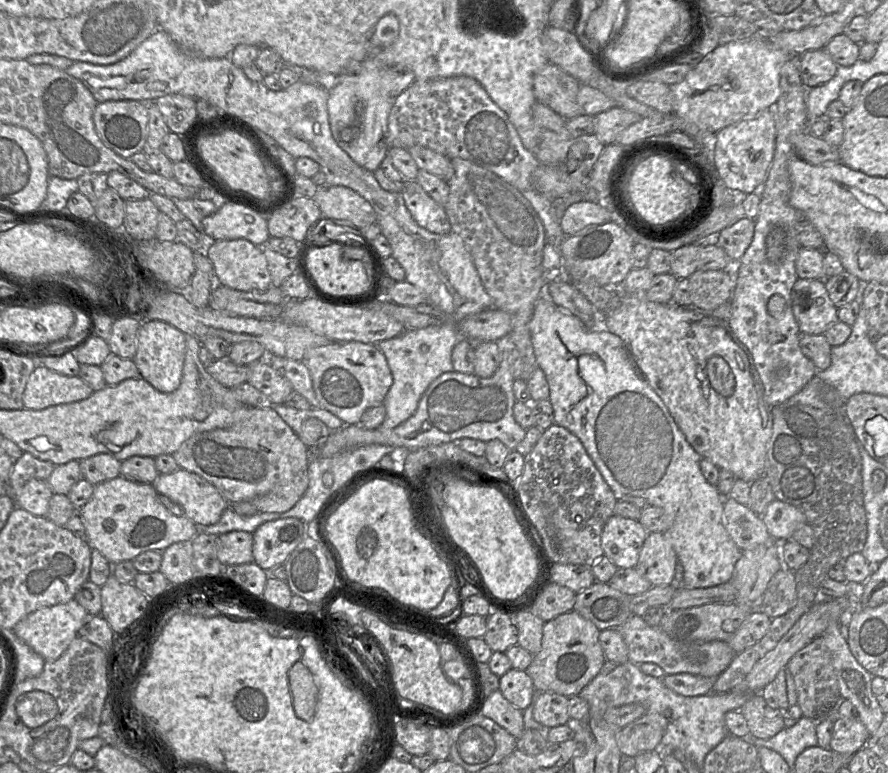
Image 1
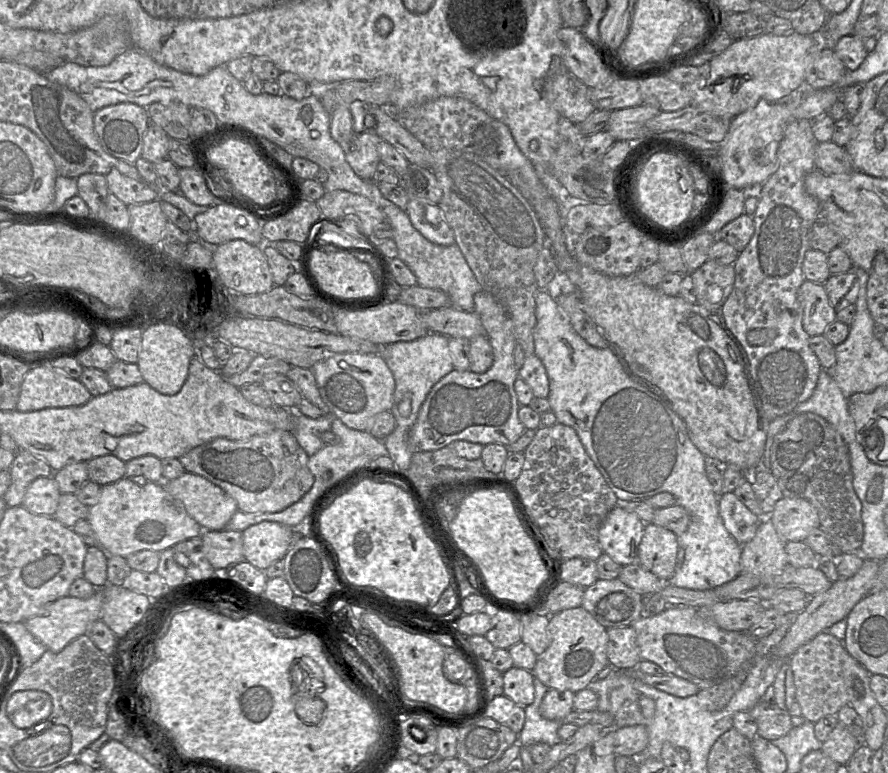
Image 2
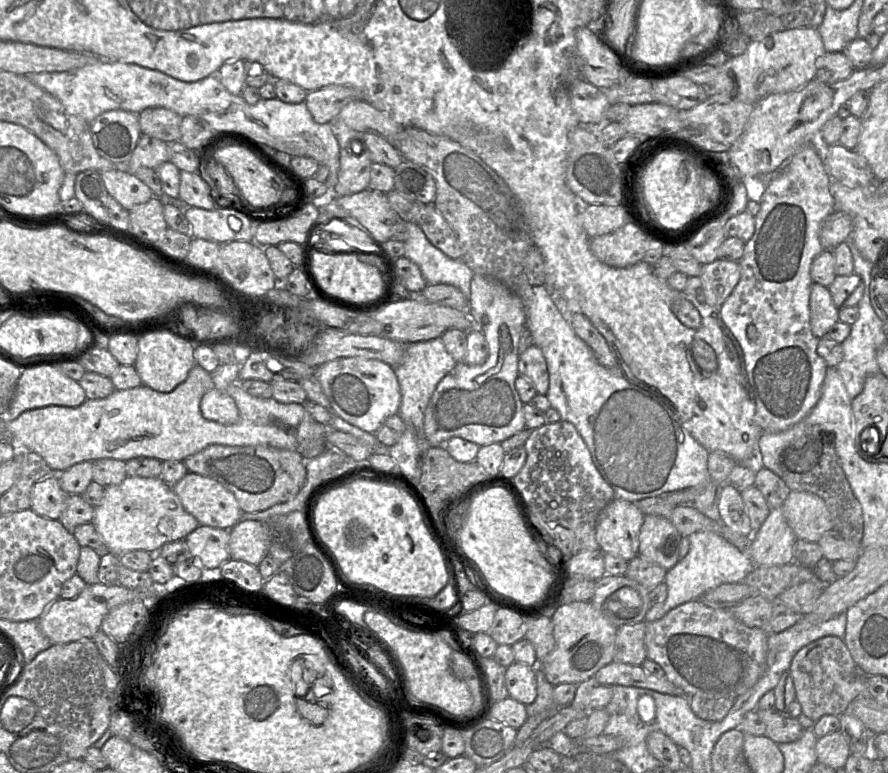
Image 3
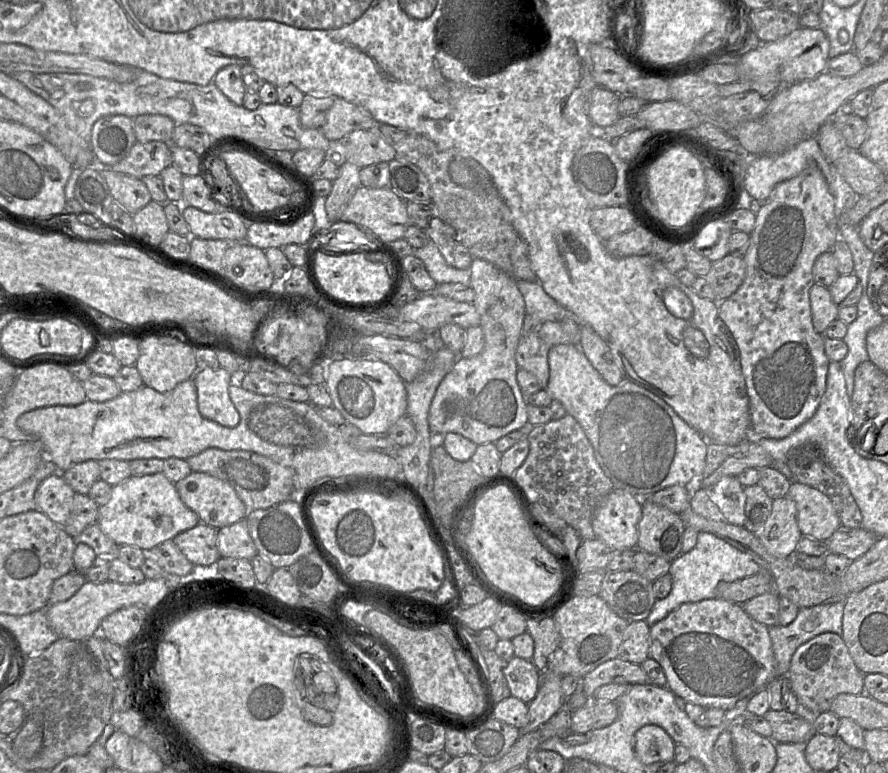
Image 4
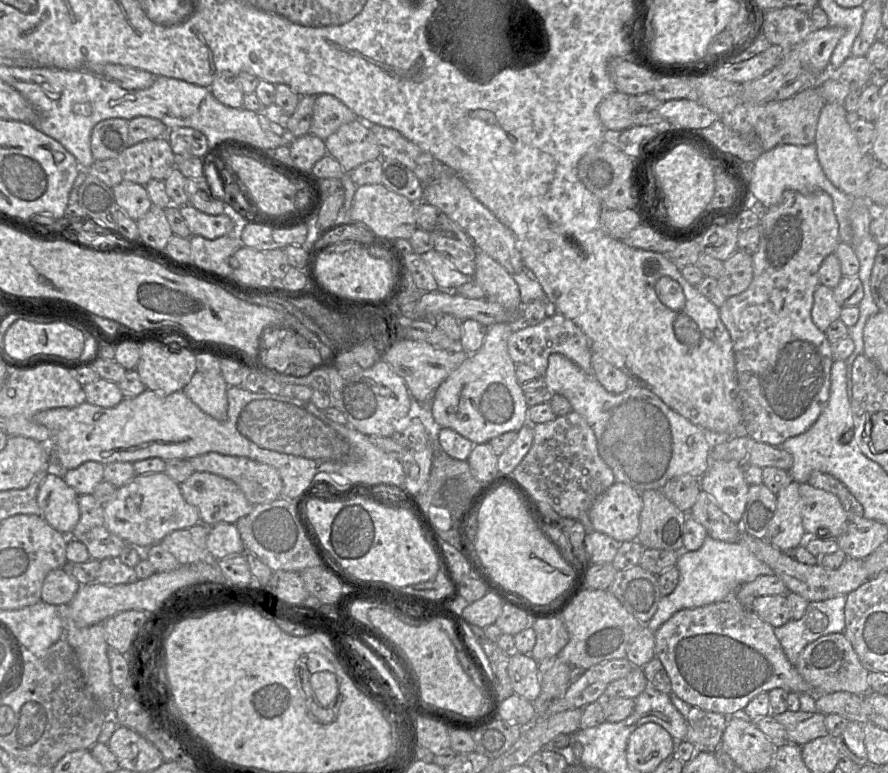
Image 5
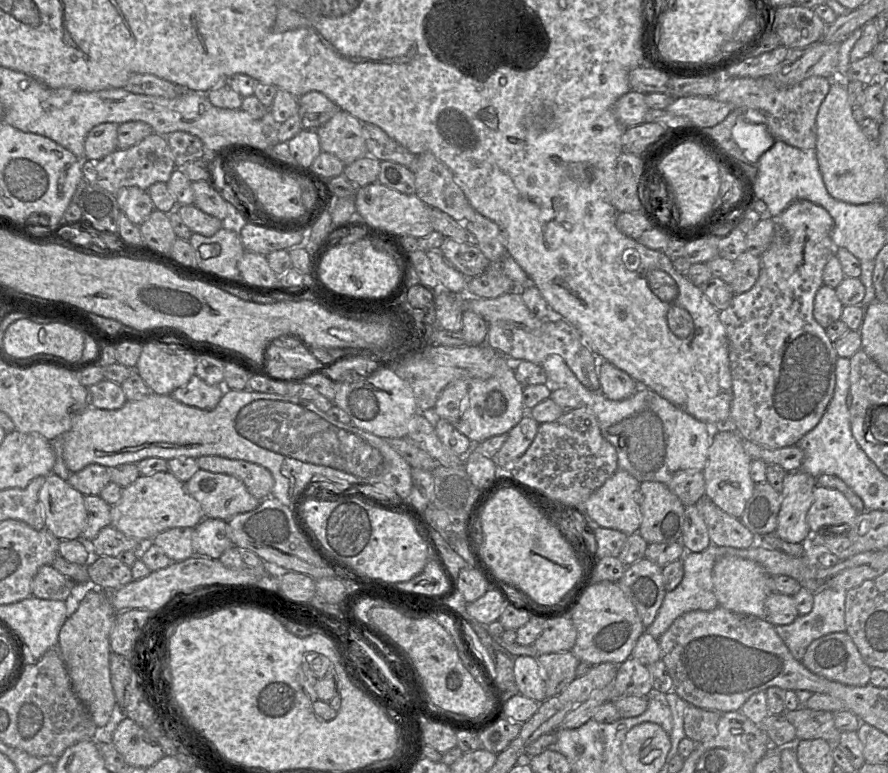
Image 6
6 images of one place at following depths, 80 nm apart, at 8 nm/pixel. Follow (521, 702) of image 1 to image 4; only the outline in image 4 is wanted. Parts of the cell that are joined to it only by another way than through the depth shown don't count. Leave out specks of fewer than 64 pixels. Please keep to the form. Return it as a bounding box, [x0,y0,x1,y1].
[504,656,540,704]

